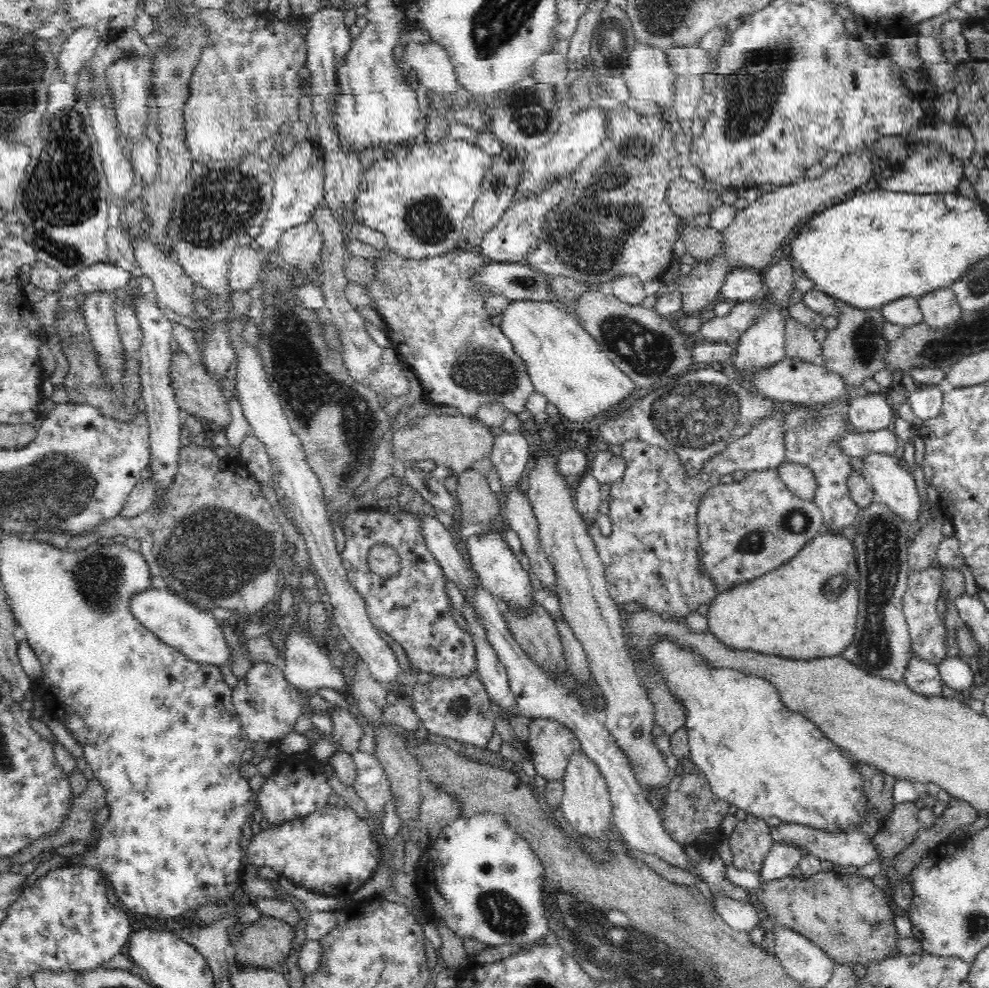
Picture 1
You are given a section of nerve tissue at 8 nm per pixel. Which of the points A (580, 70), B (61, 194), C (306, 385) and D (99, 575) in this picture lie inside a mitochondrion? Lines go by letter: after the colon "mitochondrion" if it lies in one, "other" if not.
A: other
B: mitochondrion
C: mitochondrion
D: mitochondrion

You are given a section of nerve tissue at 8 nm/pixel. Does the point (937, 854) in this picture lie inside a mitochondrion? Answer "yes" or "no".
no

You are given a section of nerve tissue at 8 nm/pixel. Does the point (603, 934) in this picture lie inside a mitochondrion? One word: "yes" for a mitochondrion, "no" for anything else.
yes

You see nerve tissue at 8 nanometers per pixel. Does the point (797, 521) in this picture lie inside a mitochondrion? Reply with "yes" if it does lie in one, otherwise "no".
yes

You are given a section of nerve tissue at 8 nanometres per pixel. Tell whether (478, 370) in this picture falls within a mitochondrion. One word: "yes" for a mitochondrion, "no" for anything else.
yes

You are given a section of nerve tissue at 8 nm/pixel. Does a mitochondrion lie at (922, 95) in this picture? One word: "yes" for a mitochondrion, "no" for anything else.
no

